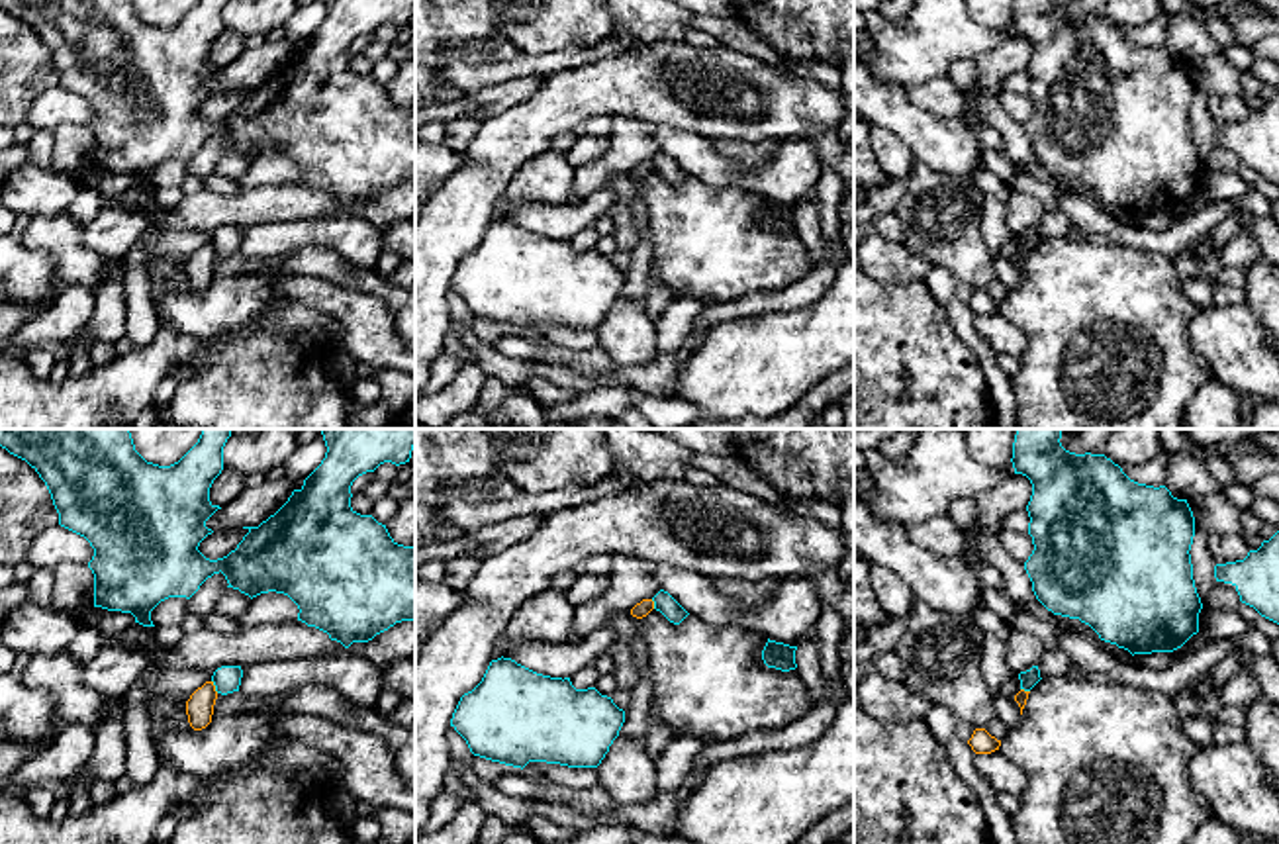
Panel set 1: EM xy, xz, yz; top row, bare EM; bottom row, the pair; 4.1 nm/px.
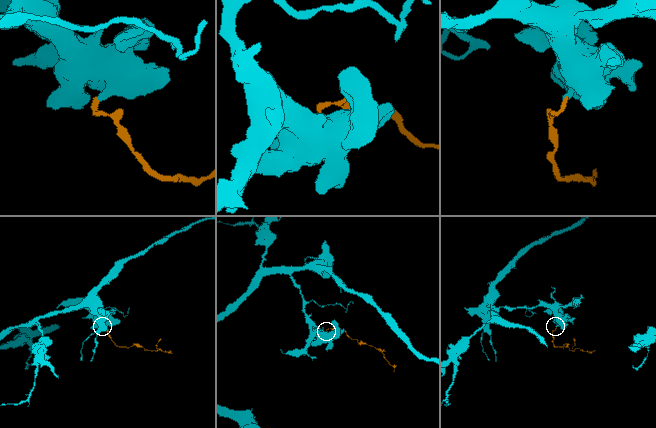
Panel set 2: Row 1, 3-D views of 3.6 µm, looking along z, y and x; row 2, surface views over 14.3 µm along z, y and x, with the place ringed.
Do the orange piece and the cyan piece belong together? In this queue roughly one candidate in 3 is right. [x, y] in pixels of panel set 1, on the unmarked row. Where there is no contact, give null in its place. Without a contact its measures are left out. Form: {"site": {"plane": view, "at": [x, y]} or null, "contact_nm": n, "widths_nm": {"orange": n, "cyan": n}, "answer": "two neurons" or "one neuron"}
{"site": {"plane": "xy", "at": [214, 247]}, "contact_nm": 60, "widths_nm": {"orange": 110, "cyan": 110}, "answer": "two neurons"}

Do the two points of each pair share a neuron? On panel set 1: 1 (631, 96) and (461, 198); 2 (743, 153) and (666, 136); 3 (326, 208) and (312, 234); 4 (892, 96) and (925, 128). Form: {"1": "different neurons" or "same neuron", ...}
{"1": "same neuron", "2": "different neurons", "3": "different neurons", "4": "same neuron"}

